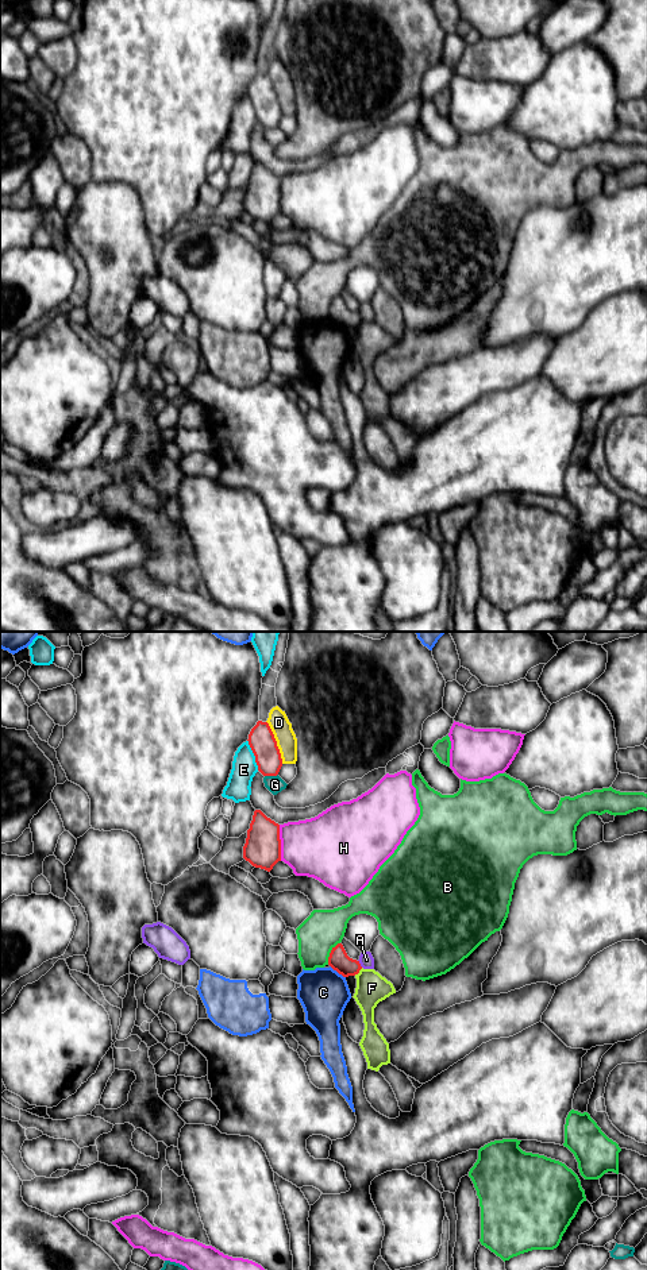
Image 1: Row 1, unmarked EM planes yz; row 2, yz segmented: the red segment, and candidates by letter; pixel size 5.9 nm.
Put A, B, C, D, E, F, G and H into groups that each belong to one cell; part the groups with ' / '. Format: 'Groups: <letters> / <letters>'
Groups: A / B / C / D / E / F / G / H

